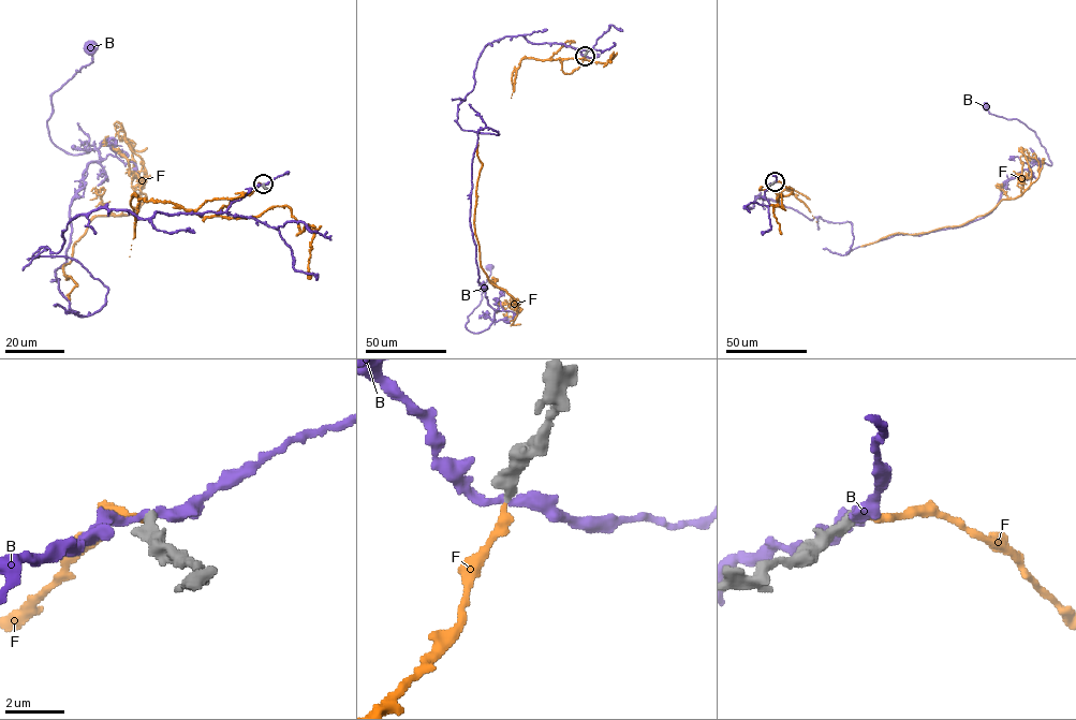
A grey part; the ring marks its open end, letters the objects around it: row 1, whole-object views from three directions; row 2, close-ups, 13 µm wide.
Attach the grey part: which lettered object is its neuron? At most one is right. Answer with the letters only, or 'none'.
F

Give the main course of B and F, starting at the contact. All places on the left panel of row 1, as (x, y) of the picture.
B: (263, 184), (76, 216), (32, 259), (107, 288), (77, 314), (55, 270), (100, 153), (47, 120), (90, 47)
F: (263, 185), (209, 217), (139, 199), (135, 237), (70, 300), (88, 224), (141, 205), (117, 128)

